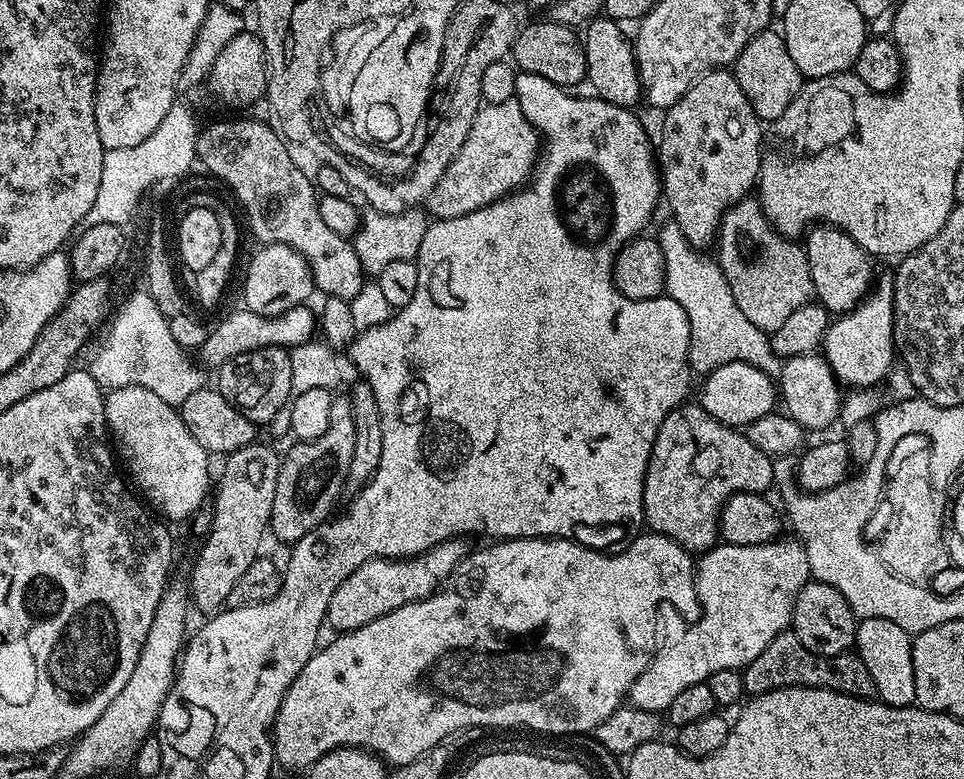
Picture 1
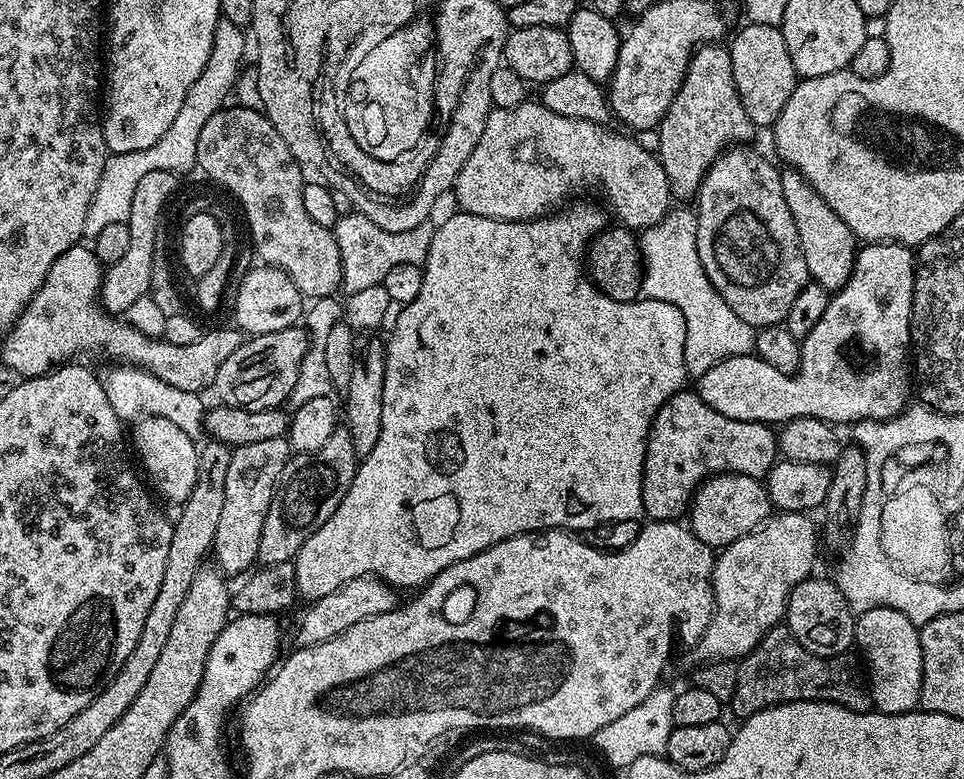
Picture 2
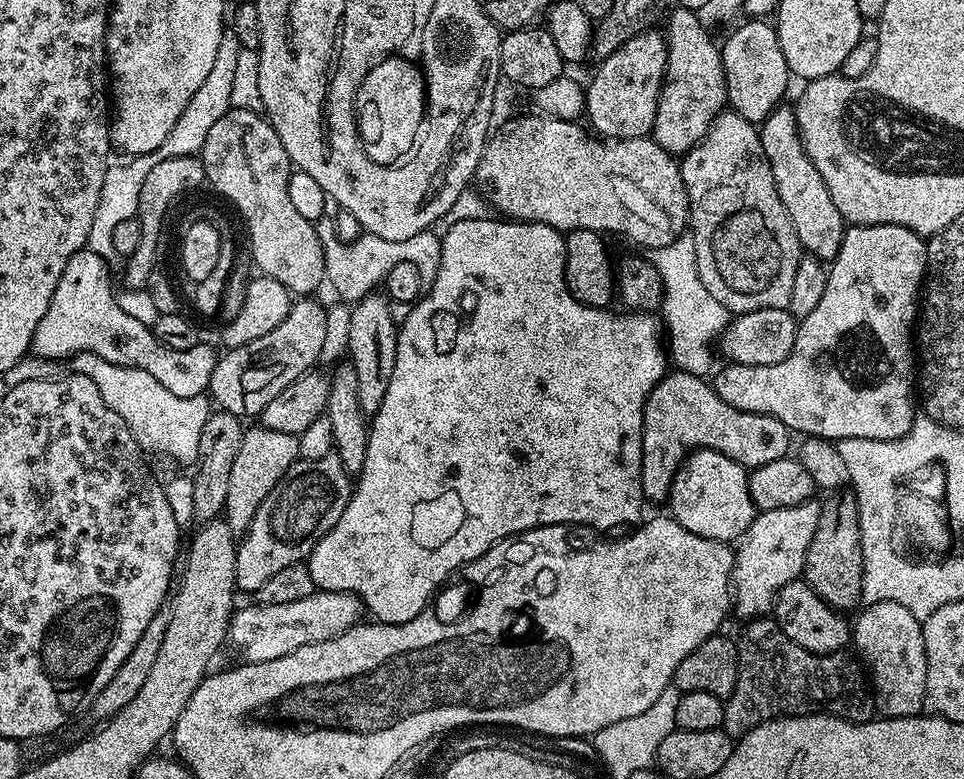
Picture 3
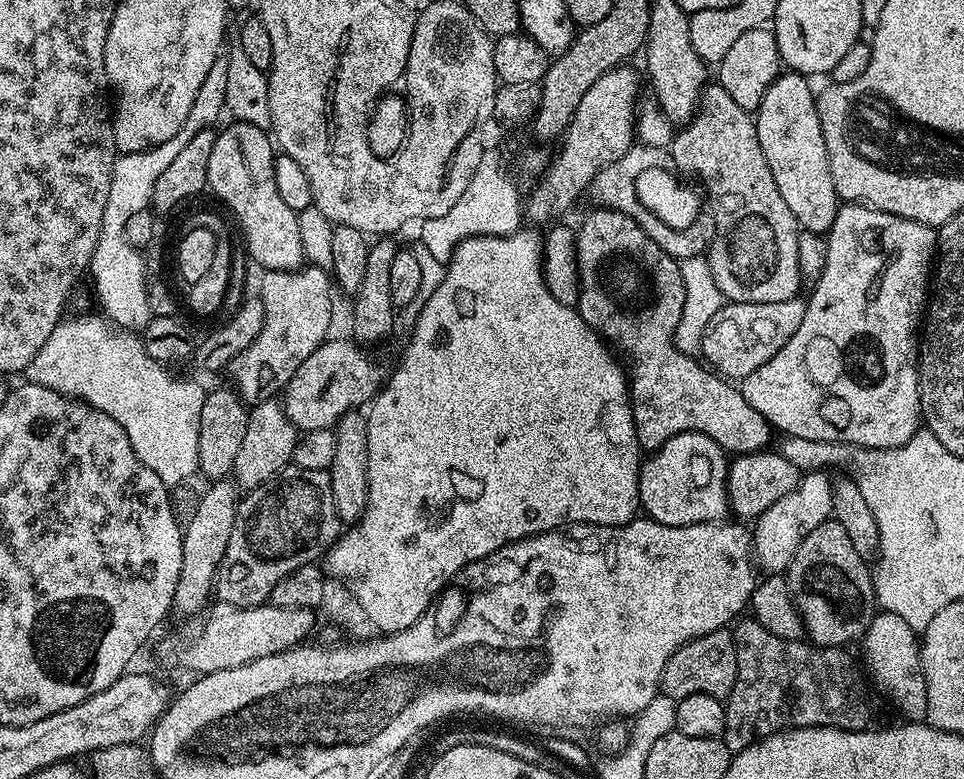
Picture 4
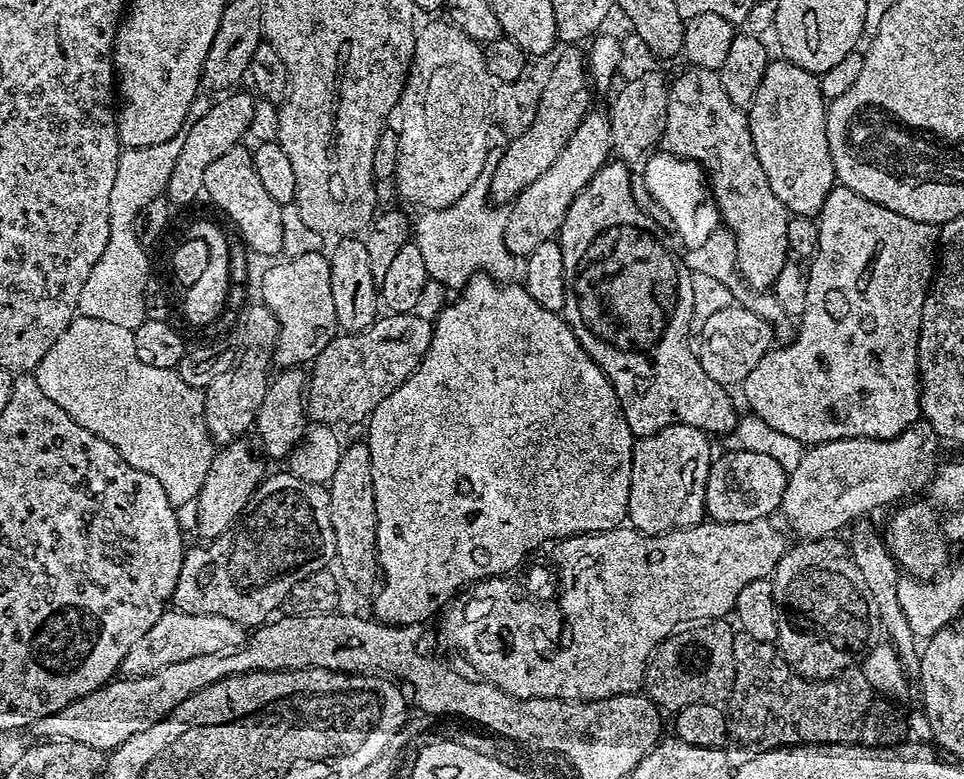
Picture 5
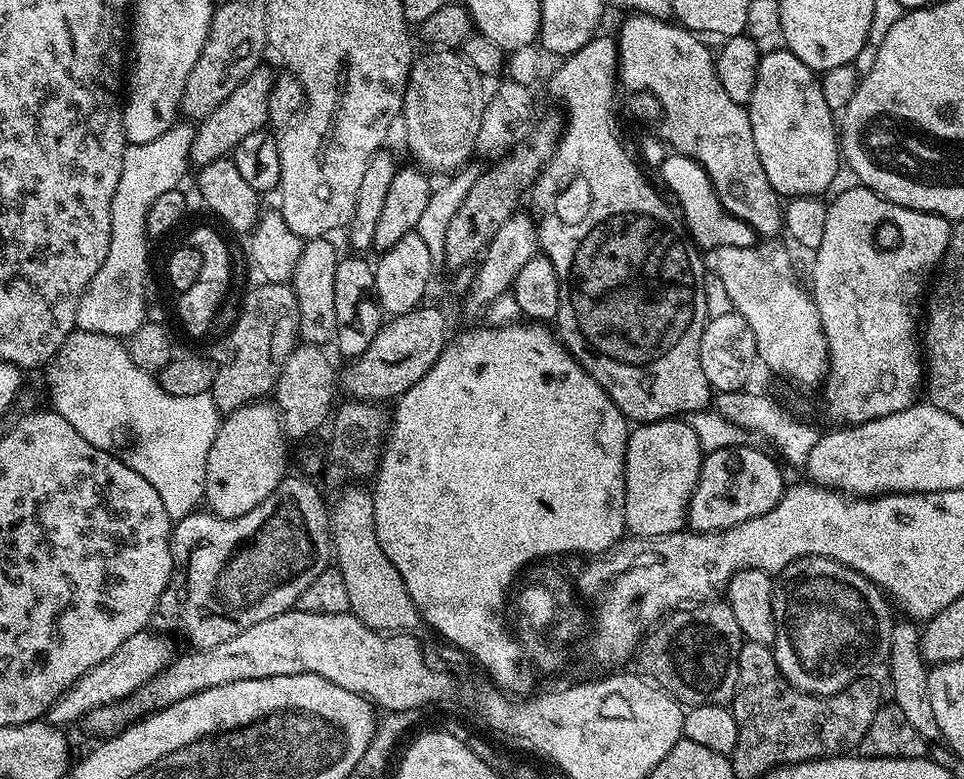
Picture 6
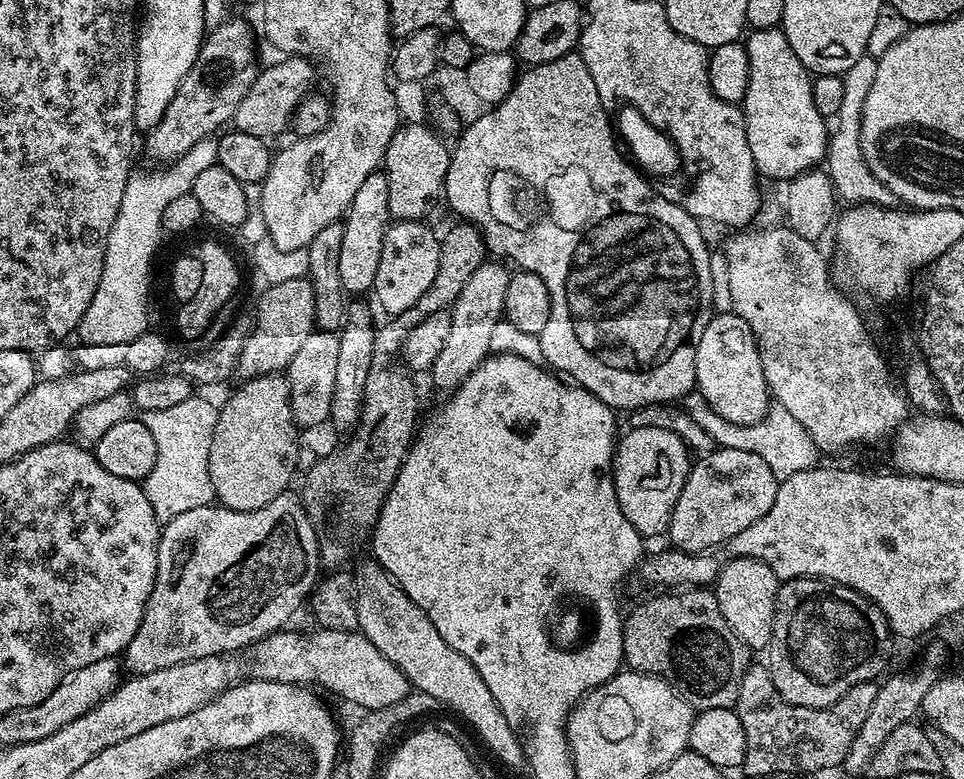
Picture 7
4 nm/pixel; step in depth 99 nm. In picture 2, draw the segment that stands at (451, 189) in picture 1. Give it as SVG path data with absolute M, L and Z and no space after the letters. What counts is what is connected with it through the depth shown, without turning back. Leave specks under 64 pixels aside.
M528 98L510 109L493 107L486 118L486 130L482 130L478 146L474 146L470 158L466 158L466 166L462 166L454 185L455 207L459 211L495 220L534 220L549 215L563 205L570 198L568 196L599 184L608 200L609 211L612 210L617 221L631 231L643 231L665 216L672 206L671 188L665 168L651 149L646 150L622 134L605 131L601 123L560 116L541 102L532 100Z

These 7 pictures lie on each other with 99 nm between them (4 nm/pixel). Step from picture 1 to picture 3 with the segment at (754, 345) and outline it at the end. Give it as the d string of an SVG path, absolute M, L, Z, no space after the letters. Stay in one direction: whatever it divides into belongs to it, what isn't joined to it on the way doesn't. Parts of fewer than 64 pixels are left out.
M680 234L677 235L676 239L670 242L668 245L664 245L661 248L653 248L650 252L650 259L652 264L658 270L660 275L660 281L664 287L664 295L662 297L662 324L666 329L666 352L670 357L671 363L680 370L704 370L700 368L708 368L712 364L712 348L714 352L714 345L719 341L720 335L724 332L724 329L728 327L730 323L730 313L726 306L722 306L722 302L718 302L718 298L714 298L714 294L710 294L710 290L706 290L706 286L702 286L702 278L698 278L698 266L696 265L696 255L694 254L694 242L692 241L691 235Z

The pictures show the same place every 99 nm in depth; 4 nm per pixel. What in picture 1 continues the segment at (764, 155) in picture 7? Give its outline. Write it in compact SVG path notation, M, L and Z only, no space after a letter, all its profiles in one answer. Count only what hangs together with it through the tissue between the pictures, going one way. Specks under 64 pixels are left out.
M819 223L808 229L802 247L808 254L810 278L814 282L815 299L829 314L843 314L863 302L874 284L873 257L841 228Z

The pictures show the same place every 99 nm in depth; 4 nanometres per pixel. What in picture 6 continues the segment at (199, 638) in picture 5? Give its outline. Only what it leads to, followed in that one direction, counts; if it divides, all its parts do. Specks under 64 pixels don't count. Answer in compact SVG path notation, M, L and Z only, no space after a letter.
M145 630L126 638L122 646L106 660L94 666L84 674L74 686L70 686L54 702L54 706L47 714L47 723L55 726L72 724L75 720L83 721L90 710L98 710L102 706L118 704L122 700L135 697L146 682L150 682L163 672L164 667L172 663L174 651L167 635L157 634L152 630Z

